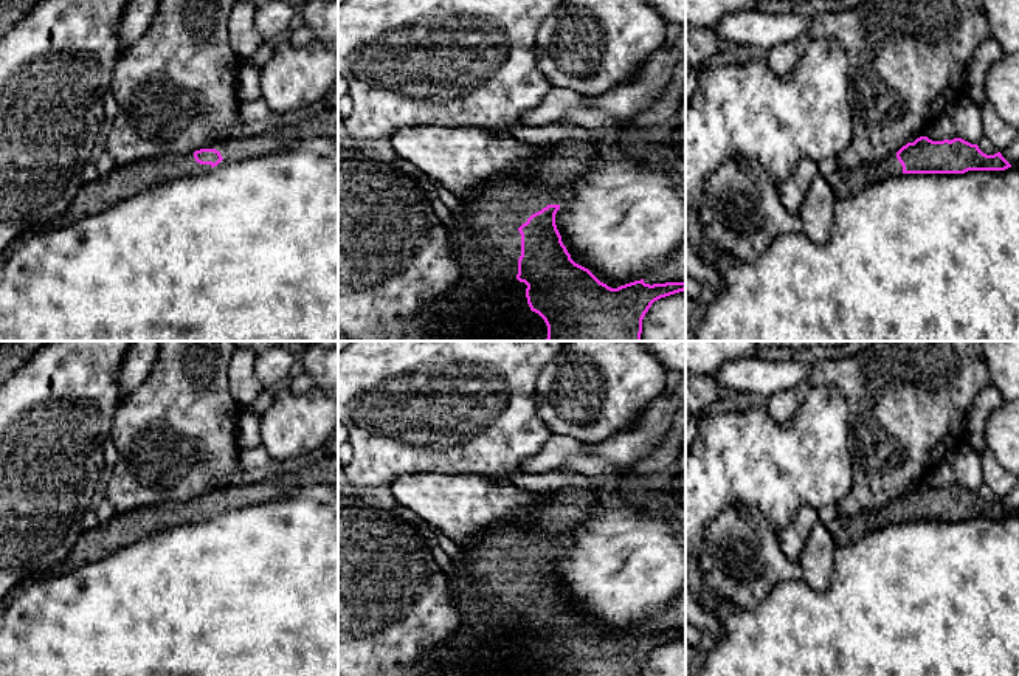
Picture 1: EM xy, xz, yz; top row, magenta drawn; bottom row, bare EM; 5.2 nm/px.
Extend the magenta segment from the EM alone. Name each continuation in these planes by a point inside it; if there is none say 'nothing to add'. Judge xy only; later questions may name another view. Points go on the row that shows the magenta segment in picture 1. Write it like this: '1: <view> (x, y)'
1: xy (124, 182)

